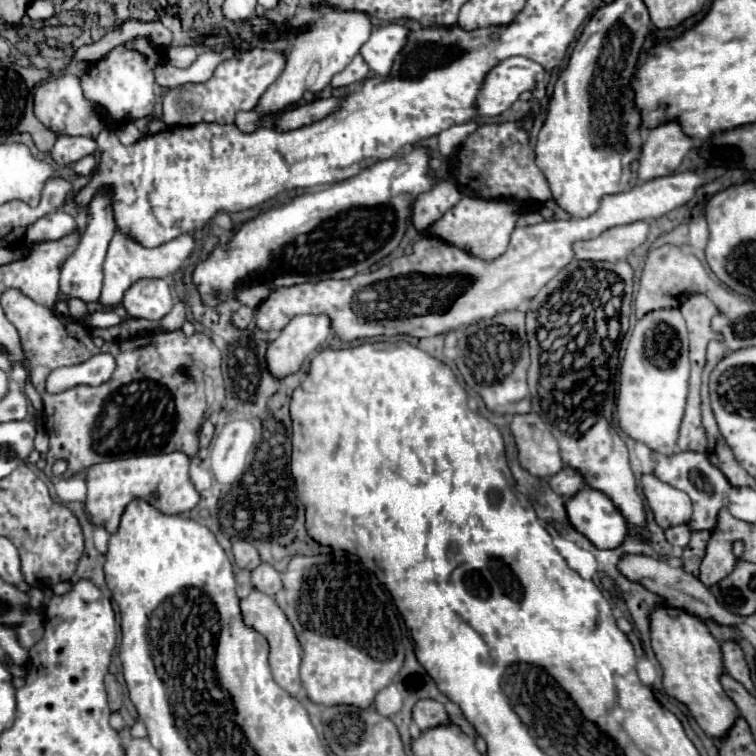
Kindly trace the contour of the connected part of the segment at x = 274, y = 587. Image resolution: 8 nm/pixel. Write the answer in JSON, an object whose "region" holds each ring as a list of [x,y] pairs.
{"region":[[[260,563],[254,571],[252,571],[252,585],[268,595],[276,595],[282,589],[282,573],[276,571],[272,565],[268,563]]]}

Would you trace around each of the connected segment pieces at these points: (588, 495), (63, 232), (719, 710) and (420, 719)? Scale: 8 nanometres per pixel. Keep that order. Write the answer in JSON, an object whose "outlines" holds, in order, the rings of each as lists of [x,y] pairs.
{"outlines":[[[[582,489],[566,501],[570,523],[598,549],[616,549],[628,537],[628,521],[610,497],[598,489]]],[[[52,211],[28,227],[24,251],[30,251],[32,245],[44,241],[60,241],[62,237],[72,235],[74,231],[78,231],[78,223],[74,217],[64,211]]],[[[656,609],[650,615],[650,639],[664,671],[666,693],[686,703],[688,711],[708,737],[722,741],[736,723],[738,709],[720,685],[720,677],[724,675],[720,643],[710,635],[704,621],[682,609]]],[[[422,699],[414,705],[412,711],[414,723],[426,731],[432,727],[440,727],[440,725],[450,725],[450,717],[446,713],[446,707],[434,699]]]]}

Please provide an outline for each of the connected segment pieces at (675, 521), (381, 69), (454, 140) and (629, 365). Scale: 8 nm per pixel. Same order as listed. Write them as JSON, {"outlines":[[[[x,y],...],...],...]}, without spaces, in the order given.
{"outlines":[[[[652,473],[642,475],[642,491],[644,491],[644,497],[646,497],[652,513],[654,513],[656,523],[662,529],[690,521],[692,501],[684,491],[660,481]]],[[[390,23],[390,25],[378,27],[370,35],[370,39],[362,45],[360,55],[376,75],[388,75],[394,57],[400,53],[400,49],[406,43],[406,35],[408,35],[408,29],[404,25]]],[[[472,119],[472,121],[464,123],[464,125],[450,127],[450,129],[442,131],[442,133],[438,135],[438,151],[440,151],[442,155],[448,155],[448,153],[450,153],[454,147],[458,147],[470,133],[474,133],[476,127],[478,127],[478,123],[476,123],[476,119]]],[[[658,309],[638,319],[620,367],[620,393],[616,403],[620,429],[656,453],[666,457],[676,453],[676,437],[688,397],[688,371],[688,329],[680,309]]]]}

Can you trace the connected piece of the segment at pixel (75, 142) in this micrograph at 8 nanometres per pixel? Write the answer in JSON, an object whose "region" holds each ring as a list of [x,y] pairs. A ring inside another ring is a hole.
{"region":[[[62,135],[52,147],[52,159],[58,165],[70,165],[96,151],[96,141],[90,137],[68,137]]]}

